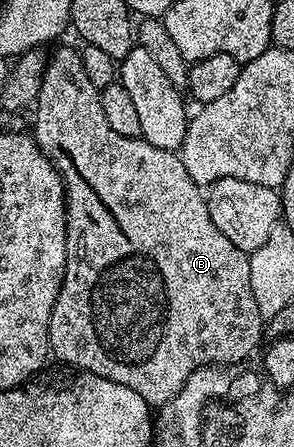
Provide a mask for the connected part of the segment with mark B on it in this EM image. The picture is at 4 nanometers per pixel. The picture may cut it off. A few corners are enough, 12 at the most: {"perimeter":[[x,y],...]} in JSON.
{"perimeter":[[48,53],[52,359],[150,406],[263,340],[250,253],[177,152]]}

